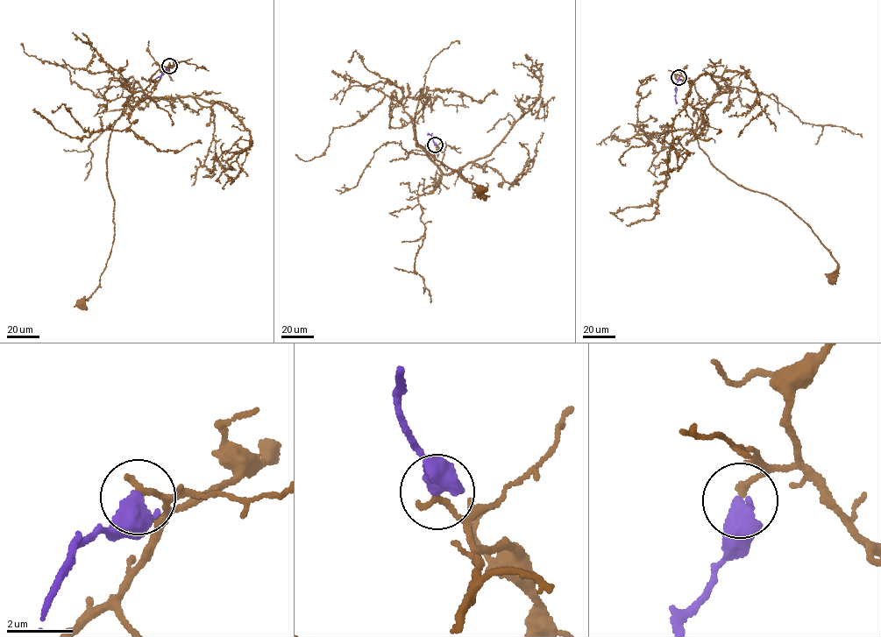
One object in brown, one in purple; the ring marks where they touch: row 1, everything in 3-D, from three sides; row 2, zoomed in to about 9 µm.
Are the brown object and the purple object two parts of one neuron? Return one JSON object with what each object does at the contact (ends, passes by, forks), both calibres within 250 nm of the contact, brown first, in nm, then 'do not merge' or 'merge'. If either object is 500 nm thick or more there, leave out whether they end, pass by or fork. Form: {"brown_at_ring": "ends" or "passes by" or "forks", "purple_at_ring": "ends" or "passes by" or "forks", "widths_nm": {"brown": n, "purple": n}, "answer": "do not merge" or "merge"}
{"widths_nm": {"brown": 200, "purple": 550}, "answer": "merge"}

